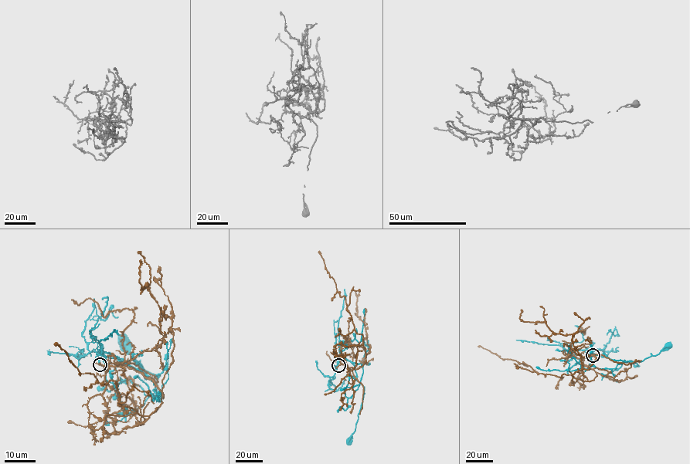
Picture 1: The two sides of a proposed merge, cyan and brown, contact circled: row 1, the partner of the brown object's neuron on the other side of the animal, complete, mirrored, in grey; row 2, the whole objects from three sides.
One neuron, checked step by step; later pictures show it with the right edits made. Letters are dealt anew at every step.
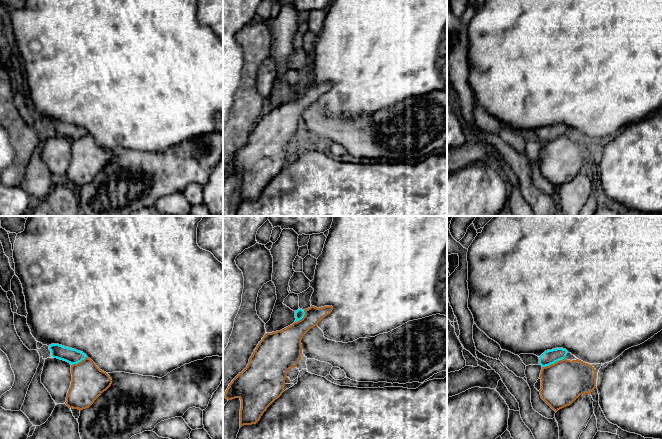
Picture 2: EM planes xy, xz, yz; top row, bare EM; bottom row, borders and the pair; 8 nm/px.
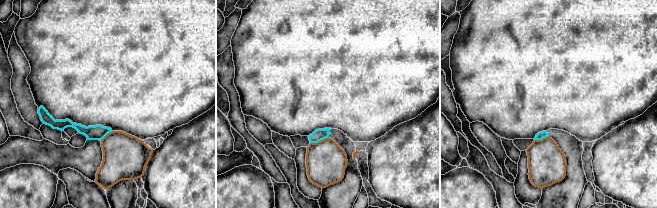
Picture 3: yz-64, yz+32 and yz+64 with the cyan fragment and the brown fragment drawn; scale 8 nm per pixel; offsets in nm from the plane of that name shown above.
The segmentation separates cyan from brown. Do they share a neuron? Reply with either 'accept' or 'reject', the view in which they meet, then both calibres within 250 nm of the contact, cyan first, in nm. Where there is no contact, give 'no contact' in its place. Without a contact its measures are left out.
reject | yz | 120/340 nm

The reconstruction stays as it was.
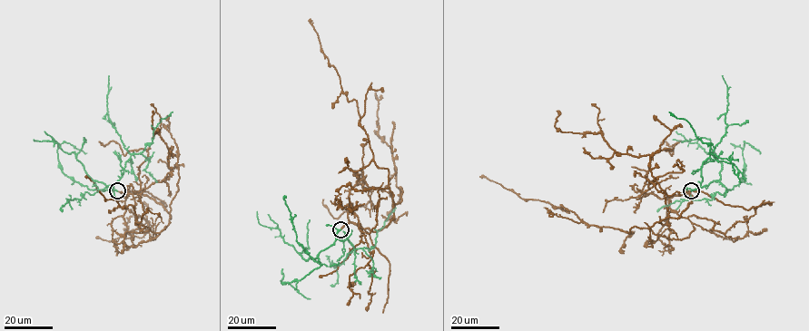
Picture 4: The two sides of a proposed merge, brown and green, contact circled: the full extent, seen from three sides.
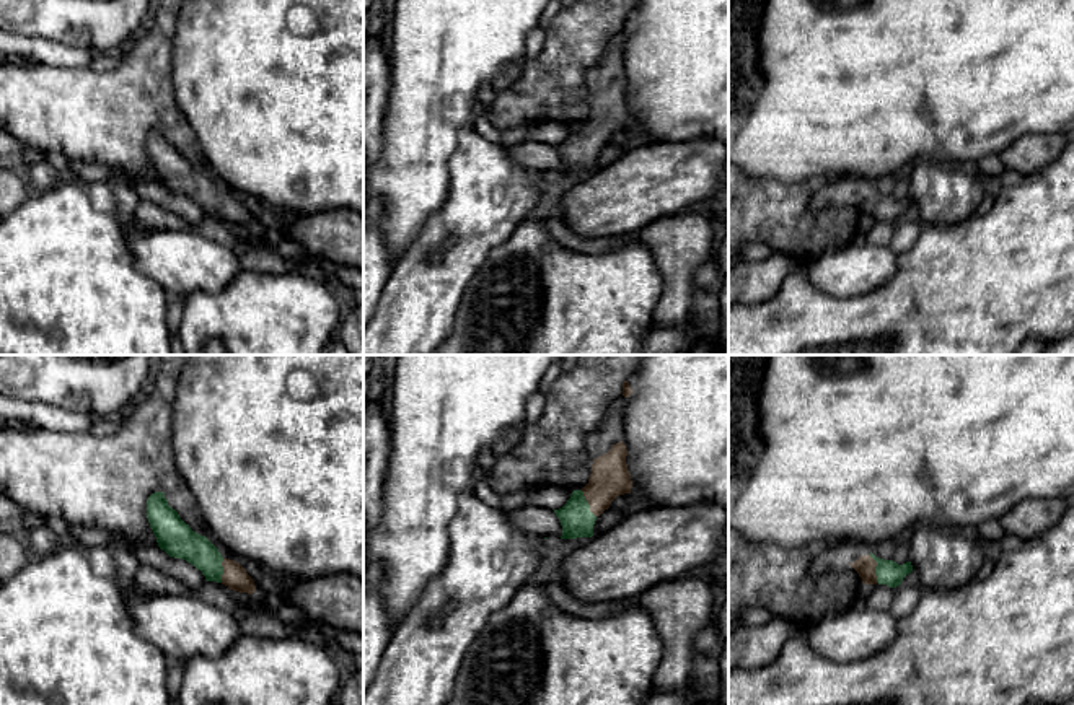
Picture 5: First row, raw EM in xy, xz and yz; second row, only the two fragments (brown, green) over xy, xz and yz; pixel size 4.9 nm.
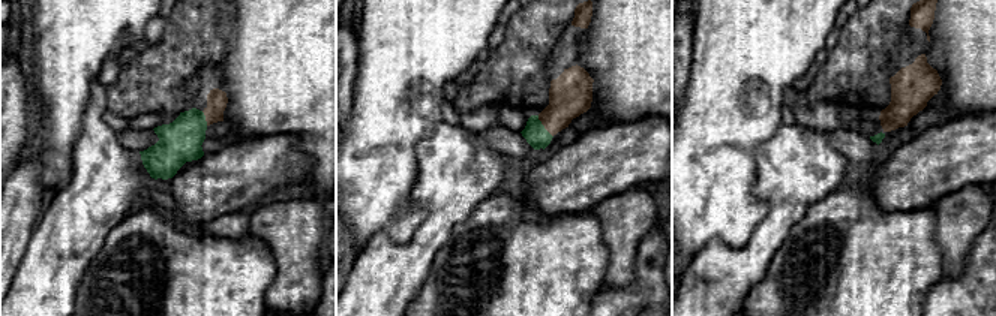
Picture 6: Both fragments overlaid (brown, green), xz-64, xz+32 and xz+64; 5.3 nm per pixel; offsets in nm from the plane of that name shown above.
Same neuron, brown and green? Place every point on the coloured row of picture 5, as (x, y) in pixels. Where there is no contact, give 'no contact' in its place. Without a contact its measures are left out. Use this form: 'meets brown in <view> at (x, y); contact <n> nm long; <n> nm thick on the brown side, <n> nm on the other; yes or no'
meets brown in yz at (874, 569); contact 140 nm long; 100 nm thick on the brown side, 120 nm on the other; yes

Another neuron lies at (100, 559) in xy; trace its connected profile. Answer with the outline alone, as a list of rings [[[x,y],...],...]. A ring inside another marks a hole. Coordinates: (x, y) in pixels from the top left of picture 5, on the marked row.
[[[96,545],[86,550],[88,563],[98,576],[104,576],[119,585],[119,573],[112,554],[108,547]]]

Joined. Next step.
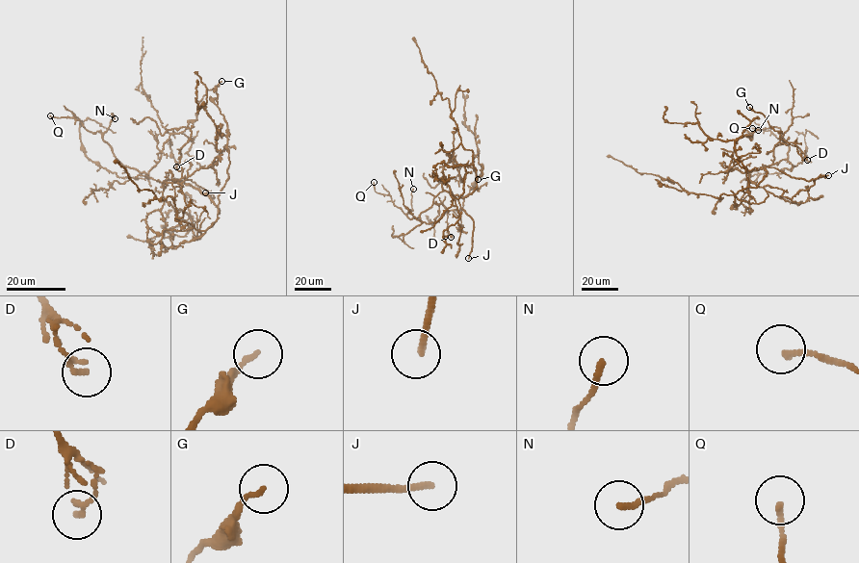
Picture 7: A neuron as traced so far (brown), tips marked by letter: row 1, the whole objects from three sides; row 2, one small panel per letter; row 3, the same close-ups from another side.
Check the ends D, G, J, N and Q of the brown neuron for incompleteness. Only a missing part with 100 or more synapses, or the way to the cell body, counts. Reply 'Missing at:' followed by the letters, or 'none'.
Missing at: J

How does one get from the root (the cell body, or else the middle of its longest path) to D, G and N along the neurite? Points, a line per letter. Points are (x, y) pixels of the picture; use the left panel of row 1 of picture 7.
D: (219, 213), (207, 195), (180, 179), (158, 182), (148, 175), (169, 138), (176, 166)
G: (219, 213), (196, 189), (180, 179), (158, 182), (148, 172), (163, 143), (196, 119), (197, 104), (221, 81)
N: (219, 213), (207, 195), (180, 179), (158, 182), (124, 166), (102, 138), (114, 116), (112, 114), (115, 118)

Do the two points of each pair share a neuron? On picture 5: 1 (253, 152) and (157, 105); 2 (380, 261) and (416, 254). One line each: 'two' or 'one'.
1: two
2: two

